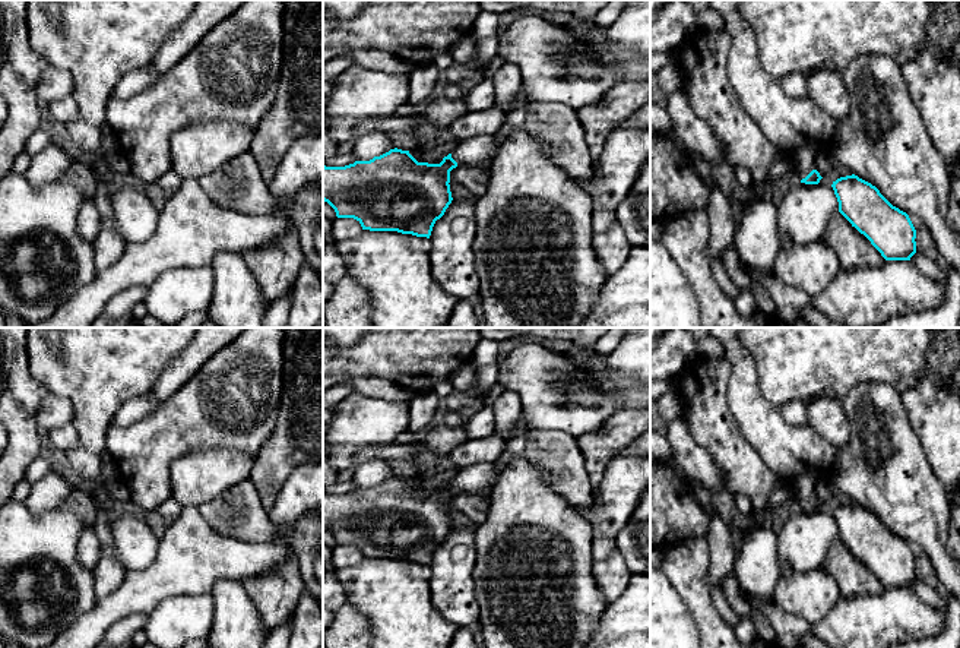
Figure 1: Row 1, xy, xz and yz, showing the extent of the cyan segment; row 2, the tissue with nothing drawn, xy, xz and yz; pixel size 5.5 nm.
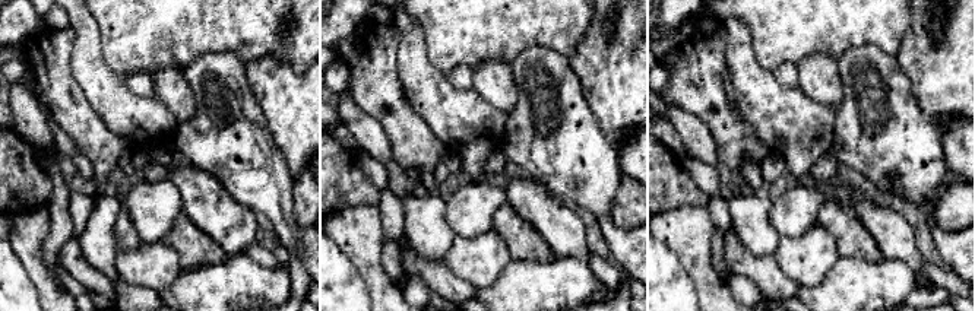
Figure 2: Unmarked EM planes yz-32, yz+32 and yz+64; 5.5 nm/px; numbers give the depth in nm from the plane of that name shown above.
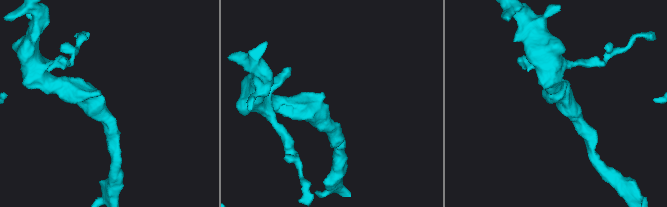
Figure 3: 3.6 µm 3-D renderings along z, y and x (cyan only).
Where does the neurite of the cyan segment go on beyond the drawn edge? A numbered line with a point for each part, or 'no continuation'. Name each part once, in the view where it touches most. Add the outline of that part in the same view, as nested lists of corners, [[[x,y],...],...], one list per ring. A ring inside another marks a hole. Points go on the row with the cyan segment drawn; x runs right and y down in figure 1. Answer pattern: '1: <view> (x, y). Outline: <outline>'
1: yz (801, 130). Outline: [[[709,0],[720,12],[732,38],[726,72],[741,105],[763,135],[793,164],[798,181],[815,170],[815,158],[828,154],[837,121],[812,99],[785,92],[782,82],[758,61],[753,26],[739,13],[741,0]]]

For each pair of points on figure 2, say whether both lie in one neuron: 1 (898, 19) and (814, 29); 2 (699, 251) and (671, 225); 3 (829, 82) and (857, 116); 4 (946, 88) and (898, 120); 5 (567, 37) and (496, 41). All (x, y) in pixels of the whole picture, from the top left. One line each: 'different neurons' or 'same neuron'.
1: same neuron
2: same neuron
3: different neurons
4: different neurons
5: same neuron

